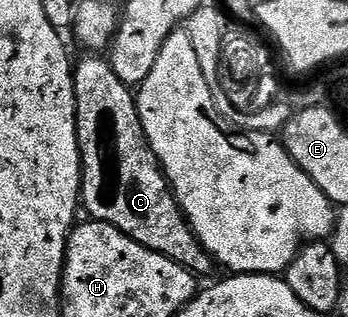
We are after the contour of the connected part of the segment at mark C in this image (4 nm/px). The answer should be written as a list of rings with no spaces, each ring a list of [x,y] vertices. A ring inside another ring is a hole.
[[[91,53],[74,64],[75,77],[75,120],[77,121],[77,137],[79,152],[83,162],[83,194],[82,206],[88,211],[92,220],[108,223],[121,233],[133,237],[145,249],[153,249],[181,265],[196,277],[207,275],[213,268],[211,254],[199,243],[199,238],[191,231],[187,218],[179,209],[175,194],[171,192],[171,184],[163,173],[163,166],[153,153],[149,141],[145,137],[145,129],[141,125],[139,104],[132,88],[117,77],[110,62],[102,54]]]

